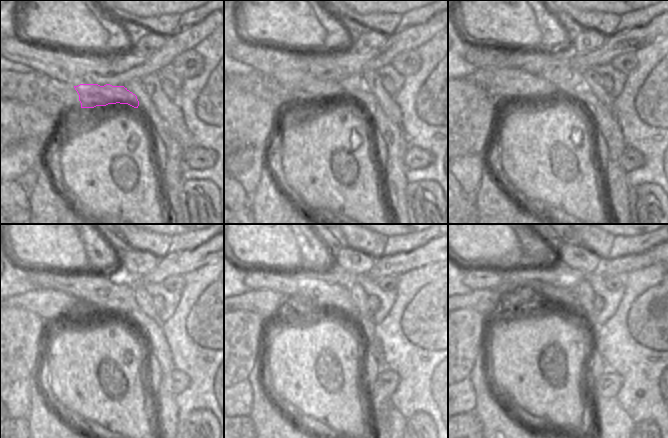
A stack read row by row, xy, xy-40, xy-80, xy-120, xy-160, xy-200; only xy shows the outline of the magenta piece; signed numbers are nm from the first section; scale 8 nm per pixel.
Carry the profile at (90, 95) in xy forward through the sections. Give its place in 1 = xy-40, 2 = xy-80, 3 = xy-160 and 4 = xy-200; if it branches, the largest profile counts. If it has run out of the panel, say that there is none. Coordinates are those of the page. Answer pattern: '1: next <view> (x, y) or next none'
1: next xy-40 (315, 92)
2: next xy-80 (527, 87)
3: next xy-160 (274, 306)
4: next xy-200 (490, 303)

